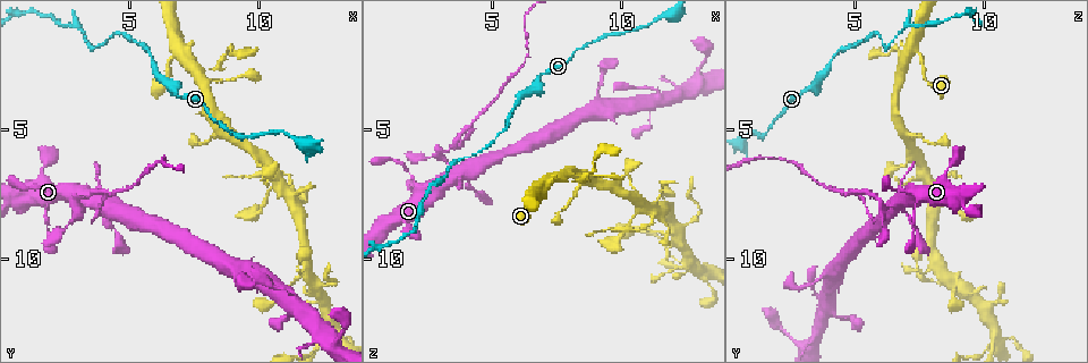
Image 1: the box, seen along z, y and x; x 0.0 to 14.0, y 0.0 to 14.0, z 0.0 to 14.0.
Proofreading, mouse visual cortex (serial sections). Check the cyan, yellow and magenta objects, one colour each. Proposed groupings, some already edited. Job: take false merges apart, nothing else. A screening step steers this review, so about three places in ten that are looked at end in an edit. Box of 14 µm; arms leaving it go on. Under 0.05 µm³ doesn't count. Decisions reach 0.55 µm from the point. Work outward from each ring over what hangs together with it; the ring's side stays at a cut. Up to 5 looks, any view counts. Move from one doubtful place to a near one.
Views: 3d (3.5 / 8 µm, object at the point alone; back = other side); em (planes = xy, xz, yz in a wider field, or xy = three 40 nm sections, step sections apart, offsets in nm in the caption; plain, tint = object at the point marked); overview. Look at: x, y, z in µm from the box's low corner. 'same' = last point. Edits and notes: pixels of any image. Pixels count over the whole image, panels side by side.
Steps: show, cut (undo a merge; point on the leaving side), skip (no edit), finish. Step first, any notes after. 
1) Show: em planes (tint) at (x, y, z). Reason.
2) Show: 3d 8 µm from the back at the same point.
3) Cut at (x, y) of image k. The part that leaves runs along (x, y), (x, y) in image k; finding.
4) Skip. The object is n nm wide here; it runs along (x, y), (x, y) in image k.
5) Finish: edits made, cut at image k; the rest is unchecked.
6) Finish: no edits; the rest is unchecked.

Show: 3d 8 µm from the back at (3.2, 7.7, 5.8). A narrow waist.

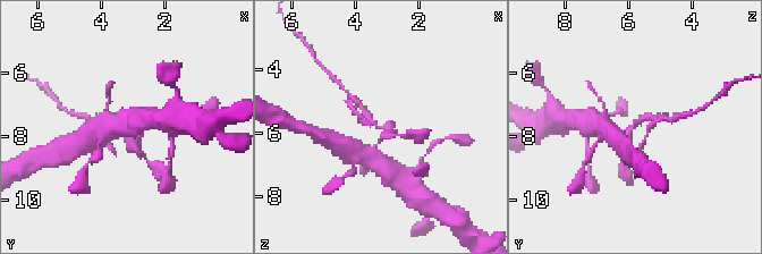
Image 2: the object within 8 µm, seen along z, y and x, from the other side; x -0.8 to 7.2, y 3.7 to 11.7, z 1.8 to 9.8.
Show: em xy step 1 (tint) at (3.2, 7.7, 5.8). The arms are 150, 150 nm wide.

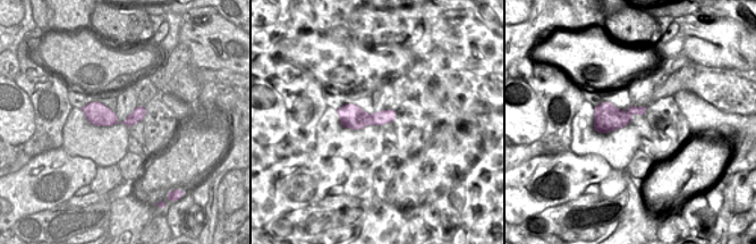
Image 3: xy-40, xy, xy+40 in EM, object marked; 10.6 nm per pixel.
Cut at (366, 115) of image 2. A border runs along (371, 115), (374, 124) in image 3; two cells meet here.

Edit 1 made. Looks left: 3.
Show: 3d 8 µm at (7.5, 2.8, 6.8). A narrow waist.

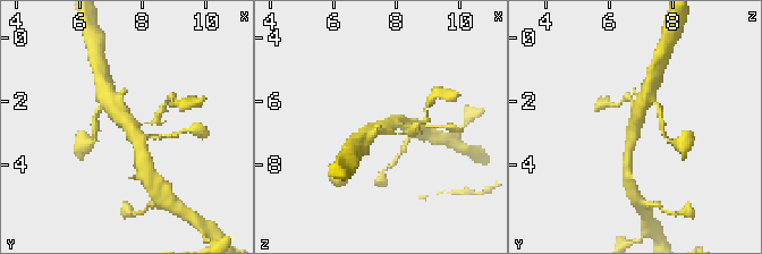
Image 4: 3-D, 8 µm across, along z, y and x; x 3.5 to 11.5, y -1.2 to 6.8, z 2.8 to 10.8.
Show: em xy step 1 (tint) at (7.6, 2.7, 6.8). Now the EM.

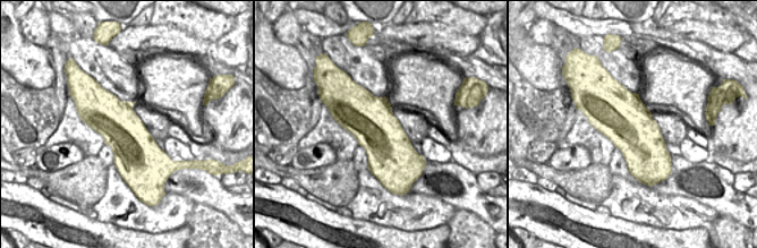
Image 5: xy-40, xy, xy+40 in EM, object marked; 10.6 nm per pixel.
Skip. All the same cell.

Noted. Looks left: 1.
Finish: edits made, cut at image 2; the rest is unchecked.

